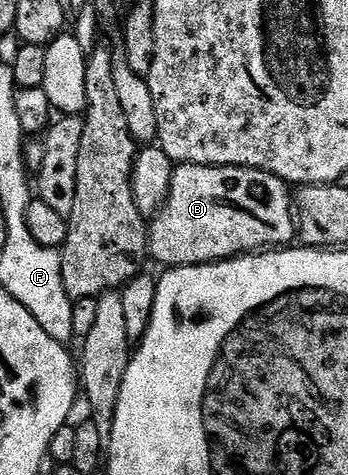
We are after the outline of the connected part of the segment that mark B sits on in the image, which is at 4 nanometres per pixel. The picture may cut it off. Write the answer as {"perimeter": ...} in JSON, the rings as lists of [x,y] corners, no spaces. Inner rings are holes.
{"perimeter":[[[180,164],[176,166],[176,171],[170,184],[168,193],[168,203],[161,208],[159,214],[151,219],[148,232],[148,252],[151,261],[161,262],[161,267],[175,268],[177,266],[198,266],[205,262],[223,262],[225,258],[238,258],[241,254],[251,254],[253,252],[264,252],[269,248],[284,248],[289,245],[288,241],[296,238],[296,220],[292,208],[293,191],[289,183],[283,182],[278,176],[270,172],[262,172],[254,168],[245,166],[190,166]]]}

